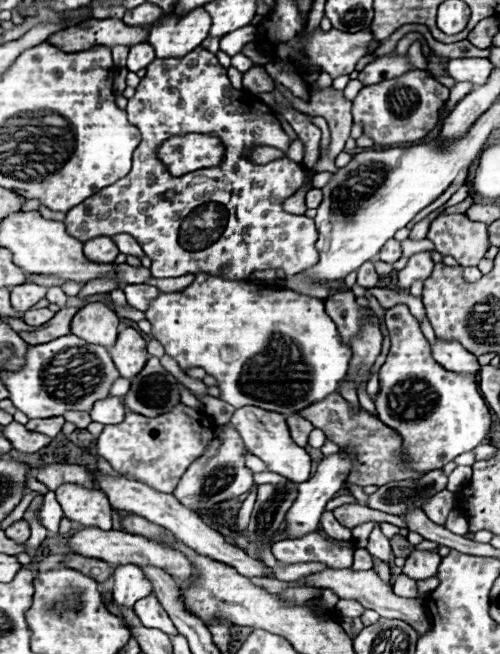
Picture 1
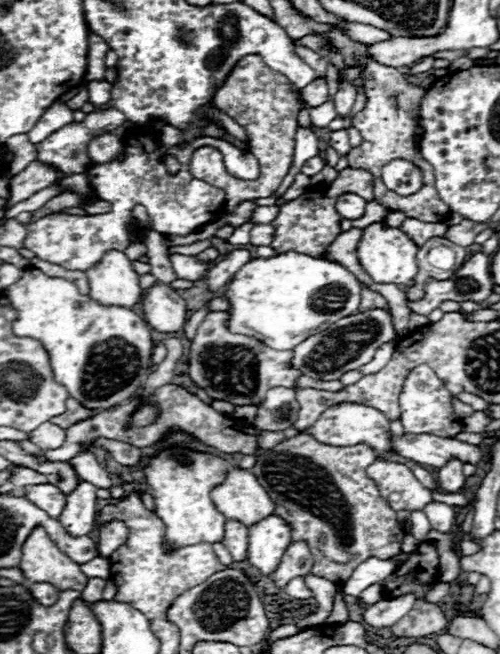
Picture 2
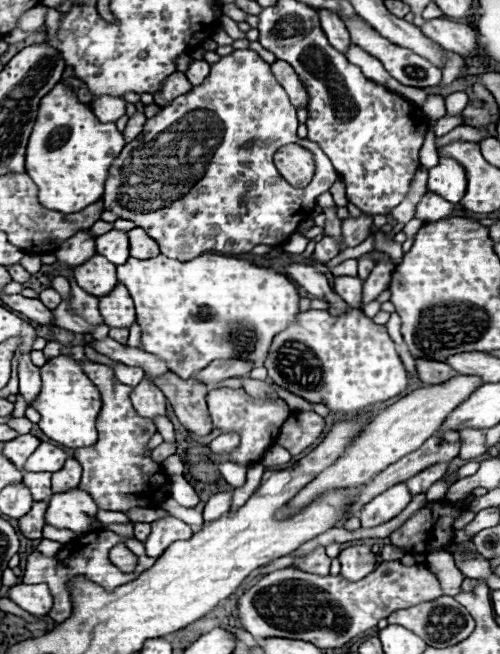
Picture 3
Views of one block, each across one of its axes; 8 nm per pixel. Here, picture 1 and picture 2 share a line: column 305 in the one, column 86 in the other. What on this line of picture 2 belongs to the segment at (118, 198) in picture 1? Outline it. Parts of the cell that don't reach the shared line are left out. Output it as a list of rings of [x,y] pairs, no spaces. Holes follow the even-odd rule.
[[[136,126],[128,132],[124,142],[124,152],[120,160],[112,160],[106,164],[90,164],[86,170],[86,180],[90,188],[112,204],[108,214],[98,214],[92,218],[76,216],[76,214],[50,214],[28,226],[28,234],[24,240],[24,248],[32,250],[38,258],[58,264],[66,270],[86,270],[102,260],[102,256],[110,250],[124,252],[130,244],[128,226],[136,226],[138,222],[132,218],[132,210],[136,204],[146,206],[150,218],[150,230],[160,232],[162,236],[188,236],[198,232],[202,226],[218,220],[224,214],[224,192],[214,188],[208,182],[194,178],[188,170],[190,154],[200,146],[214,146],[224,154],[226,170],[240,180],[256,180],[260,176],[260,164],[252,154],[242,154],[236,146],[214,140],[214,138],[196,138],[184,148],[172,146],[162,148],[156,134]],[[174,156],[180,162],[178,174],[168,174],[164,166],[164,158]]]

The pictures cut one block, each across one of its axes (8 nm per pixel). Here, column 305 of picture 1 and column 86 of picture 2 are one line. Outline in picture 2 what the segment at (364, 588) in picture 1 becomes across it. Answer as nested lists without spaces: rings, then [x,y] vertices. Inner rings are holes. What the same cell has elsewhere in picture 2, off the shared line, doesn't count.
[[[36,526],[34,532],[30,532],[26,538],[22,546],[20,570],[26,580],[50,582],[60,590],[82,592],[88,582],[80,566],[58,550],[42,526]]]

